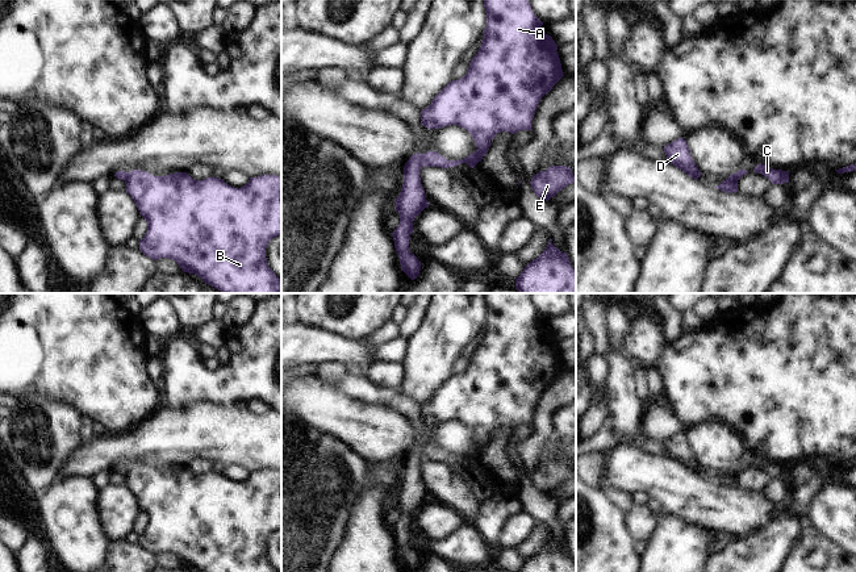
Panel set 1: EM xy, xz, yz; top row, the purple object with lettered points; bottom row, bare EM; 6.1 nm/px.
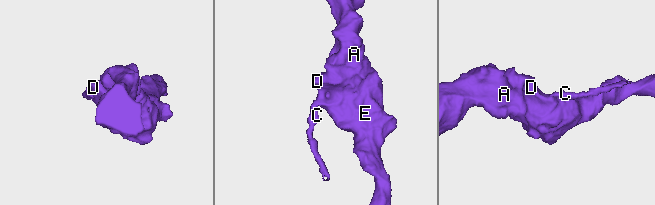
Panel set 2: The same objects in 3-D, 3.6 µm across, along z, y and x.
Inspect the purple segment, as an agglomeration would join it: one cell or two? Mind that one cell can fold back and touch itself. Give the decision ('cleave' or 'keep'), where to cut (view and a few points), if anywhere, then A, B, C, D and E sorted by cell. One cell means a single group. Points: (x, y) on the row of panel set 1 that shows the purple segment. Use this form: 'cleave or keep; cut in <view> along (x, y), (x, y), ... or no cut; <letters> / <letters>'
cleave; cut in xz along (421, 154), (424, 165); A B D E / C

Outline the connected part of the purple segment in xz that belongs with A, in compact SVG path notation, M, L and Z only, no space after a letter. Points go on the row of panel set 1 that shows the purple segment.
M484 0L484 8L487 28L467 74L459 80L451 80L431 104L421 110L421 124L425 128L458 125L469 131L477 150L460 160L447 160L437 151L427 151L421 156L426 167L448 168L467 163L473 168L498 133L531 130L540 99L564 76L558 45L543 30L543 22L534 14L529 0Z

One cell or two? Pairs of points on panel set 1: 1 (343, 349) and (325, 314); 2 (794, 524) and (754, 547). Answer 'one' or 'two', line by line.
1: two
2: one

